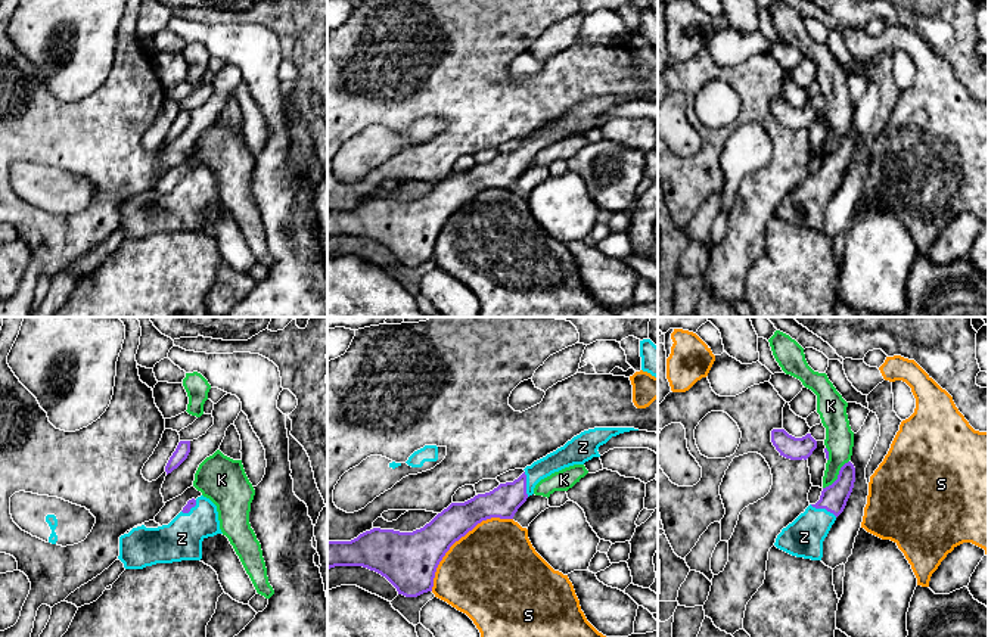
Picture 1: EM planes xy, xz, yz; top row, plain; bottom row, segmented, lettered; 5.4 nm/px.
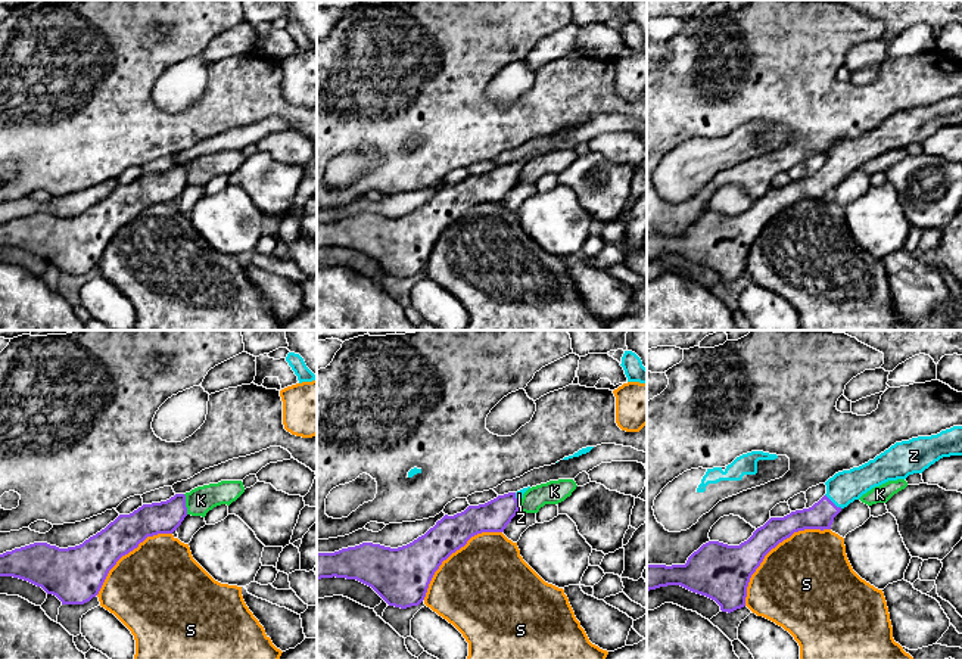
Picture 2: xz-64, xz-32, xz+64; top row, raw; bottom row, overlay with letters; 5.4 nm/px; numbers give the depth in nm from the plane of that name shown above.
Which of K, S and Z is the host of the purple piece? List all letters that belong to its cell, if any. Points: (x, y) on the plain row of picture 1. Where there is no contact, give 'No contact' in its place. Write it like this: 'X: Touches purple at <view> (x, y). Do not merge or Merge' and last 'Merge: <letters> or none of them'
K: Touches purple at yz (838, 146). Do not merge
S: Touches purple at xz (459, 208). Do not merge
Z: Touches purple at yz (823, 177). Merge
Merge: Z

